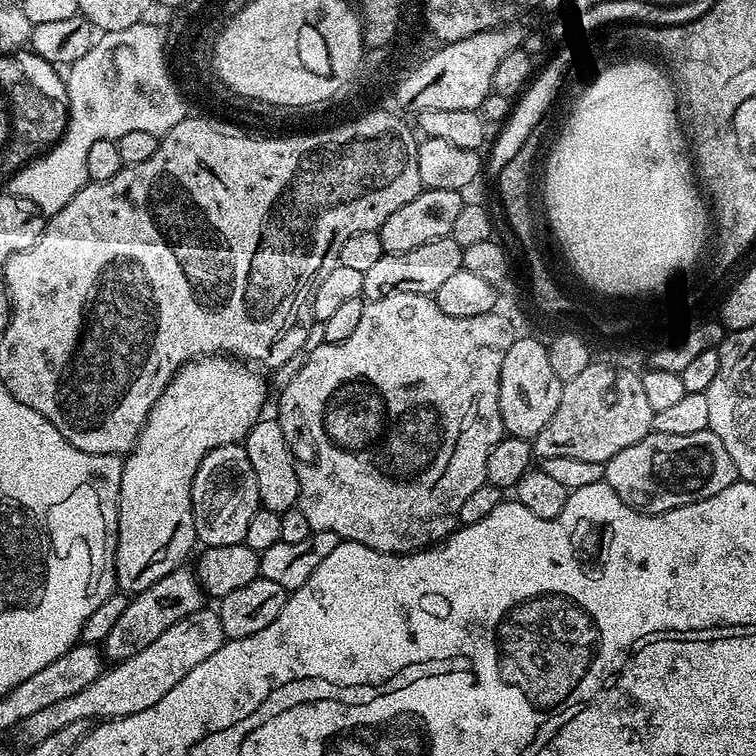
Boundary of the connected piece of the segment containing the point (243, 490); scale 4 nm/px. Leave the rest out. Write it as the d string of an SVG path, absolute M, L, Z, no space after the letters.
M237 442L218 446L202 458L198 470L194 474L192 483L192 513L194 514L194 530L197 541L201 545L234 546L243 544L246 538L250 518L260 509L260 495L258 494L258 478L254 478L254 466L250 466L250 458L246 454L243 443Z

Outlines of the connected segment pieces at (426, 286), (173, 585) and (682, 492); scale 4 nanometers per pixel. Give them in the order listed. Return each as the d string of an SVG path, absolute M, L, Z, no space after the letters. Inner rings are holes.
M452 236L434 238L434 242L426 242L426 246L418 246L414 250L406 250L402 254L385 252L370 270L364 272L365 301L386 298L386 294L401 292L402 294L422 294L432 296L438 286L443 286L447 280L458 274L458 270L464 267L464 249L454 242Z
M188 566L175 568L170 574L166 574L166 578L154 582L154 586L135 593L129 599L126 610L122 610L118 622L110 629L110 634L106 634L102 645L103 655L107 659L109 656L109 661L112 662L134 658L138 650L146 650L146 646L150 646L154 638L160 637L162 630L170 630L174 622L194 614L199 608L205 607L205 604L206 593L201 588L195 571Z
M710 430L698 434L651 431L634 442L634 446L618 450L618 454L608 460L604 465L603 483L610 485L626 506L651 514L714 498L714 494L726 490L726 486L735 484L737 479L734 458L730 458L718 434Z

